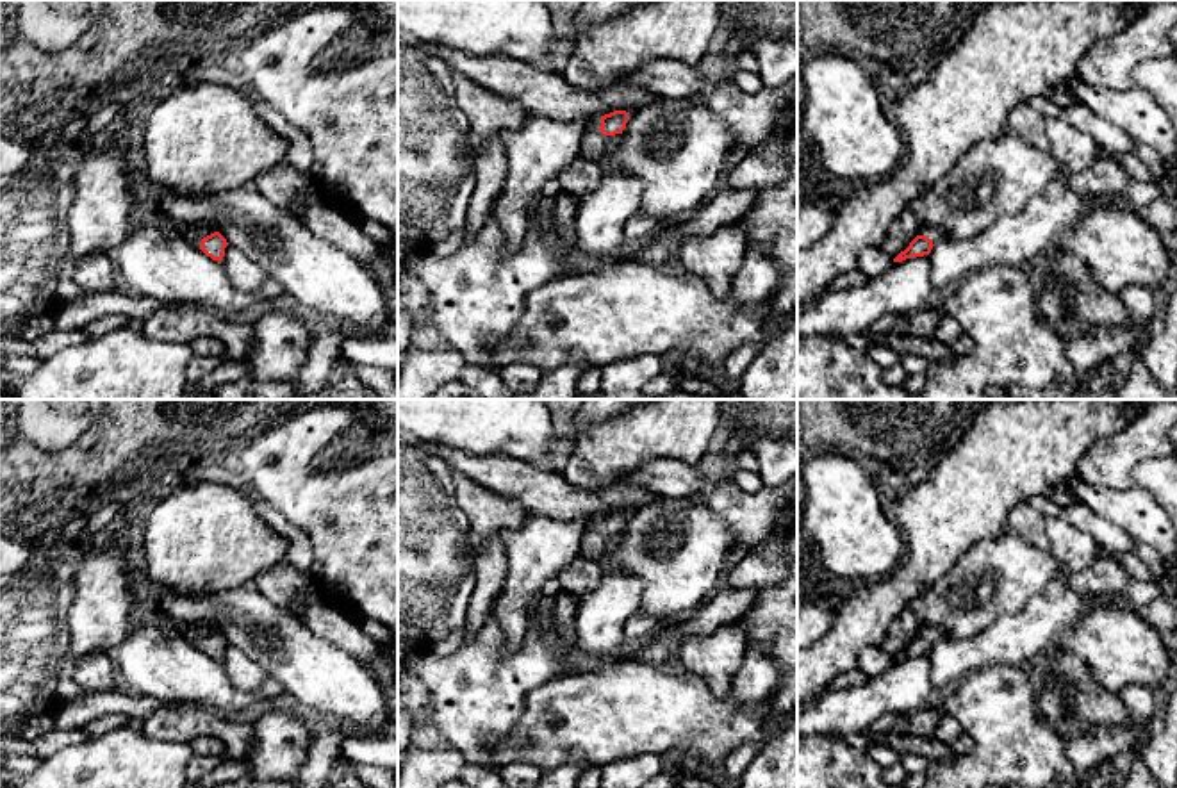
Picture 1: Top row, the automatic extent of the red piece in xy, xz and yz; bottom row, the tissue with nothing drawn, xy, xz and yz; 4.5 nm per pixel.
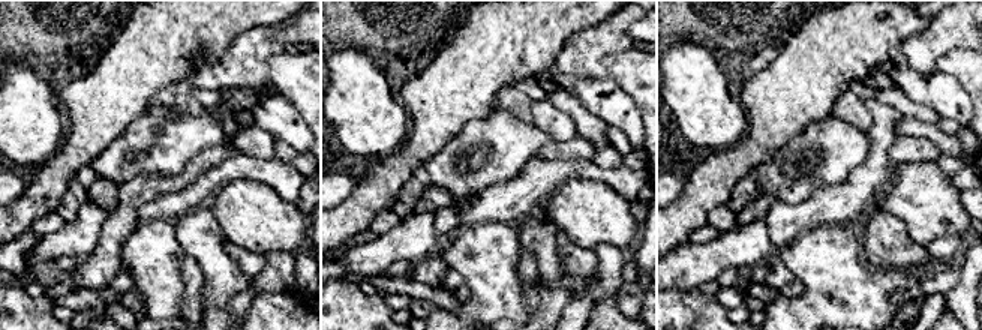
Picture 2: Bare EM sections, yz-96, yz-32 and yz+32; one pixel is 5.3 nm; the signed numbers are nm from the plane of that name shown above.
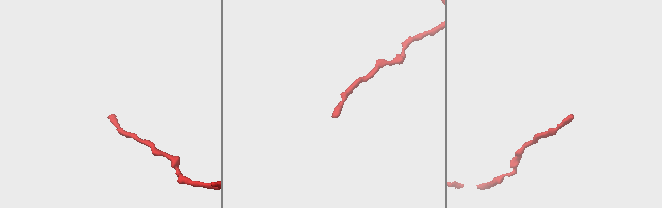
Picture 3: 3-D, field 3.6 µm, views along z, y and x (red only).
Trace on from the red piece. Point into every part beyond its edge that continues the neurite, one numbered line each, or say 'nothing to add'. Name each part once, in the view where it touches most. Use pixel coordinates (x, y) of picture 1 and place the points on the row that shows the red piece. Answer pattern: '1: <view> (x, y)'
1: xz (592, 143)

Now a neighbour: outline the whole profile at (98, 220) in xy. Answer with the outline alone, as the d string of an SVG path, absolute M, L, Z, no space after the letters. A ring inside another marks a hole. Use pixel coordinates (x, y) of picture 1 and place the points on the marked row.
M102 152L73 171L75 198L68 210L66 266L107 253L134 230L130 212L136 203L127 166L123 157Z

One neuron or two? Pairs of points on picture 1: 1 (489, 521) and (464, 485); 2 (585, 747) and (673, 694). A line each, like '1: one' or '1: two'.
1: one
2: one

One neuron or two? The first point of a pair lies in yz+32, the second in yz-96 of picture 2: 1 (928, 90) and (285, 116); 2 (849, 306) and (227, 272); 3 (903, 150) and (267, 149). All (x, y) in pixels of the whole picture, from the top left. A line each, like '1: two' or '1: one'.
1: one
2: two
3: two

